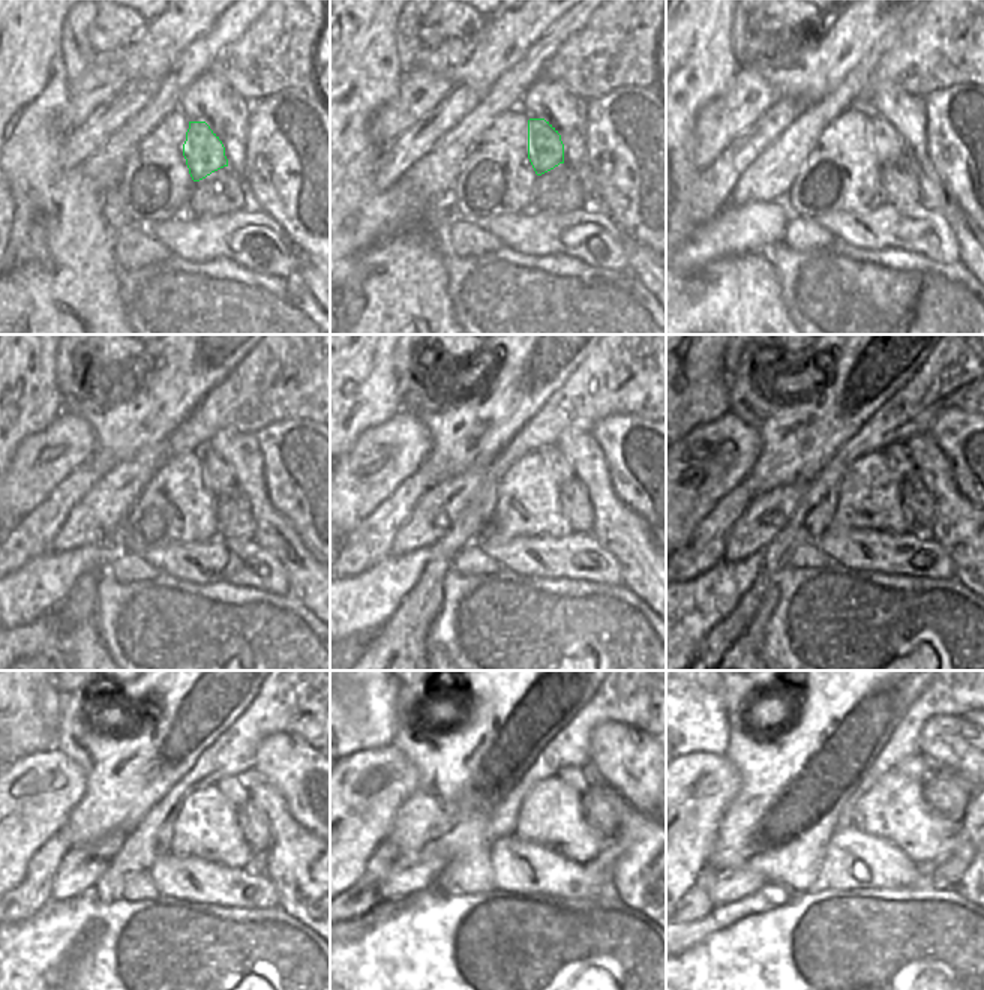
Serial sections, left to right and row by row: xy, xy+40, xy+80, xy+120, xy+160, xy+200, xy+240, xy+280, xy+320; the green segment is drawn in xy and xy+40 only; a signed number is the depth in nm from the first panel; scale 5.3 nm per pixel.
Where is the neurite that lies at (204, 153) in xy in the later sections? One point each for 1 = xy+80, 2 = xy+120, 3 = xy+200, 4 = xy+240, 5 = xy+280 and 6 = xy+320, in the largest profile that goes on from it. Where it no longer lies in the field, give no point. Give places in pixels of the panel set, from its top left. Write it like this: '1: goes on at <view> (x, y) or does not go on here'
1: goes on at xy+80 (885, 143)
2: goes on at xy+120 (216, 476)
3: goes on at xy+200 (897, 456)
4: goes on at xy+240 (233, 789)
5: goes on at xy+280 (582, 777)
6: goes on at xy+320 (917, 765)

